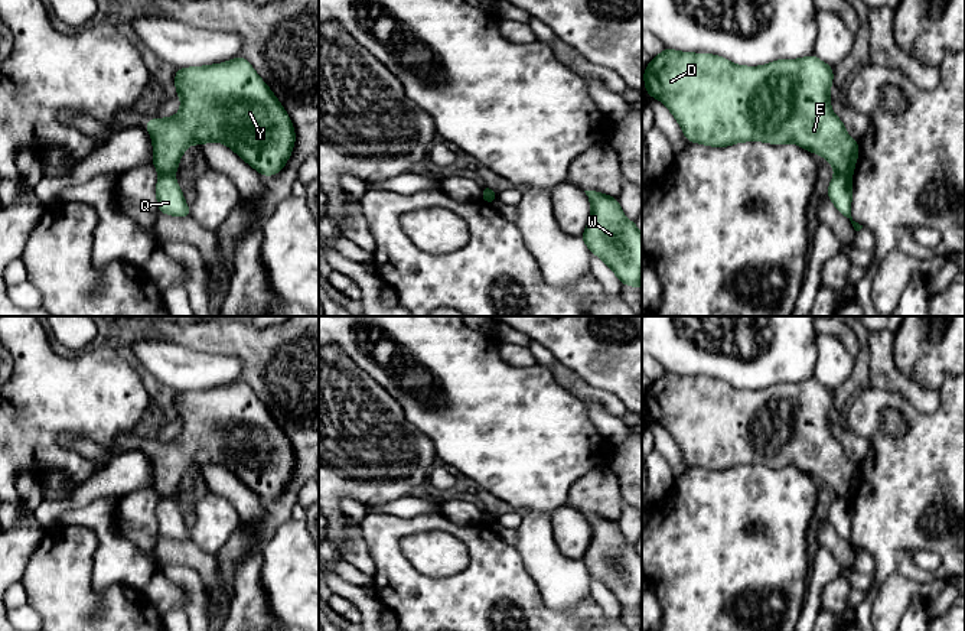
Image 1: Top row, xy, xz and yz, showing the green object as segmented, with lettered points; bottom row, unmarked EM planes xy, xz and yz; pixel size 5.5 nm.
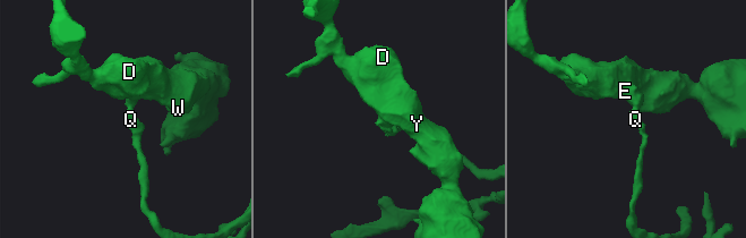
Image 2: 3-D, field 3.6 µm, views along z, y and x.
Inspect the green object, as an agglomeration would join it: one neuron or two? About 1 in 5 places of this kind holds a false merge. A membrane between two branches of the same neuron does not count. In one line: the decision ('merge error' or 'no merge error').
merge error

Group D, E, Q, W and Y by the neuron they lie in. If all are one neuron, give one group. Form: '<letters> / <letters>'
D E W Y / Q

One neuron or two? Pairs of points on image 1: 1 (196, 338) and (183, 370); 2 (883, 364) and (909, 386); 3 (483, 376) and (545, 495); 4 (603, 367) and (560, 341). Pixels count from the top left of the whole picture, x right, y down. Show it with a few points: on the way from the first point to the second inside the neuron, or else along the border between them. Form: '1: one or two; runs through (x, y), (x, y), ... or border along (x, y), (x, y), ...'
1: two; border along (159, 340), (225, 355)
2: one; runs through (889, 370), (903, 384)
3: one; runs through (483, 406), (528, 451), (531, 465)
4: one; runs through (593, 357), (577, 341), (570, 341)

